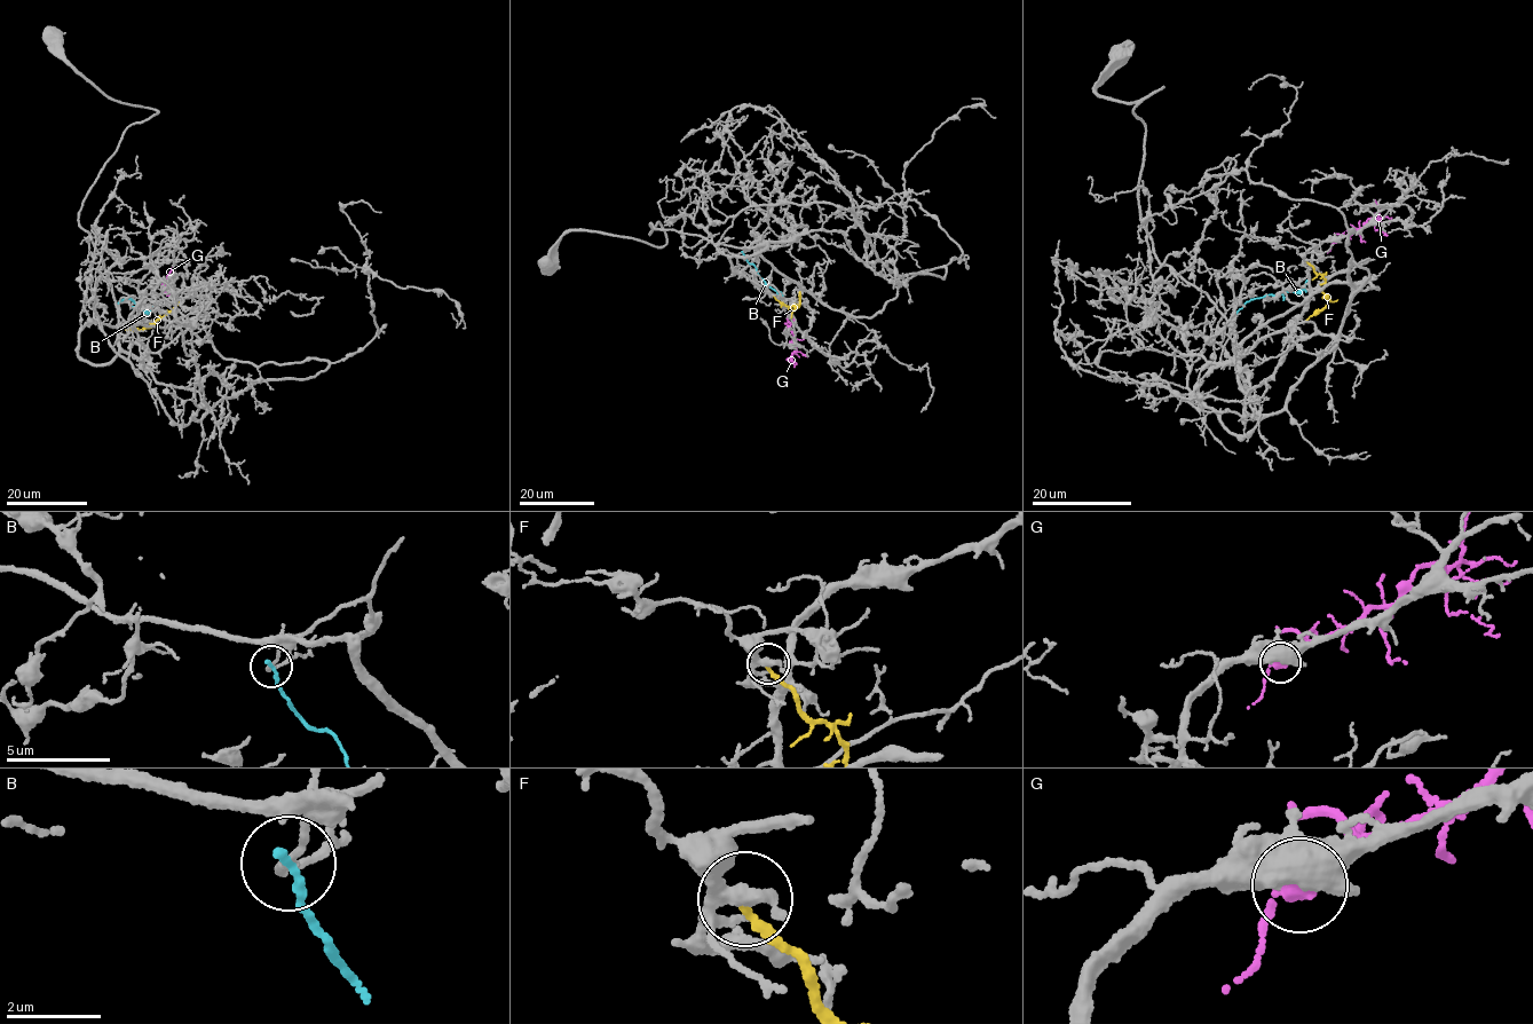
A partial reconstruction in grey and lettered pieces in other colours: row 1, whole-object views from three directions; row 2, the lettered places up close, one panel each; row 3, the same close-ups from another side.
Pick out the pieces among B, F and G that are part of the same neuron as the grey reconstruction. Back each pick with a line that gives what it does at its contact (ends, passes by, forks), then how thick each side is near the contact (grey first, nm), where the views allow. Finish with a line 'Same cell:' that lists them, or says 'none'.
Same cell: none

